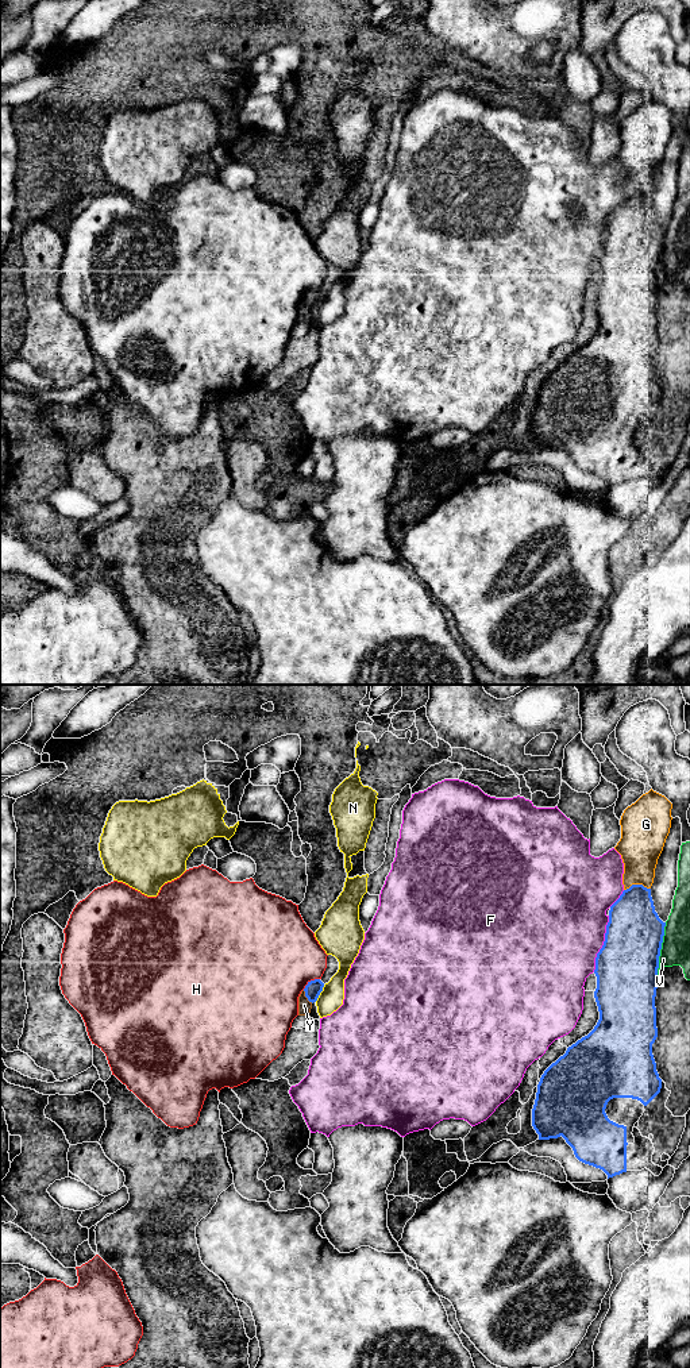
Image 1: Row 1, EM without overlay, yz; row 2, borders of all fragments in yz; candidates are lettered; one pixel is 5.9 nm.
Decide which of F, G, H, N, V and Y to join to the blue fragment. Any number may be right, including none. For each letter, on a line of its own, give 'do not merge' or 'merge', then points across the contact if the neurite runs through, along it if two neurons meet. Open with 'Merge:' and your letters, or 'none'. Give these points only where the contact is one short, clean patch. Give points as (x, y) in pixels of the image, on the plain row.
Merge: none
F: do not merge
G: do not merge
H: do not merge
N: do not merge | along yz (324, 293), (315, 309)
V: do not merge
Y: do not merge | along yz (303, 299), (304, 304), (312, 311)

